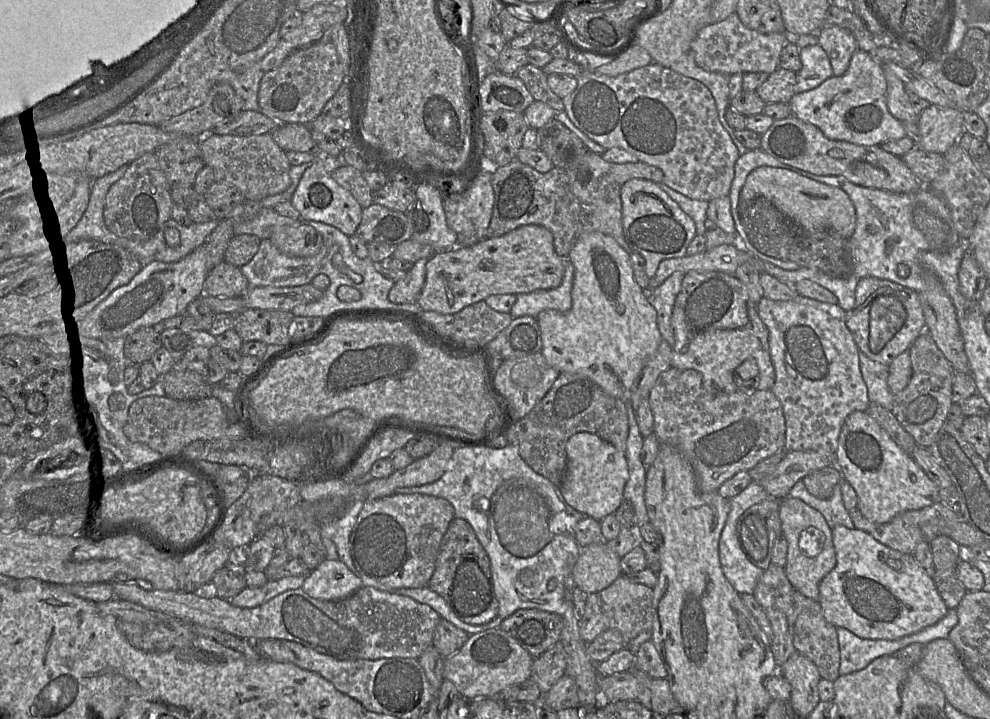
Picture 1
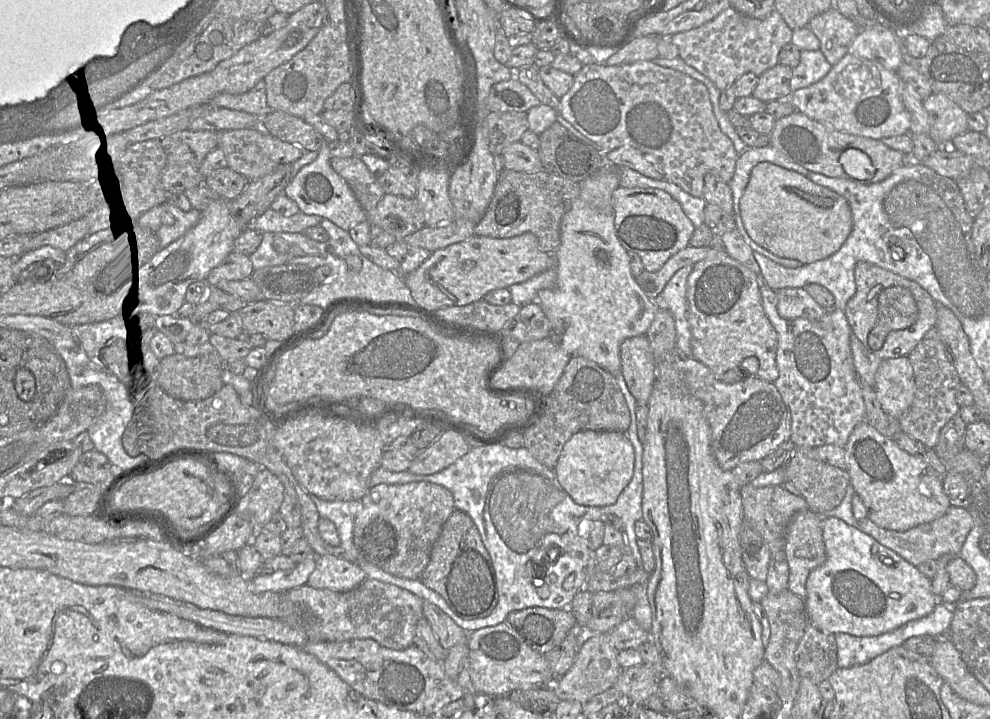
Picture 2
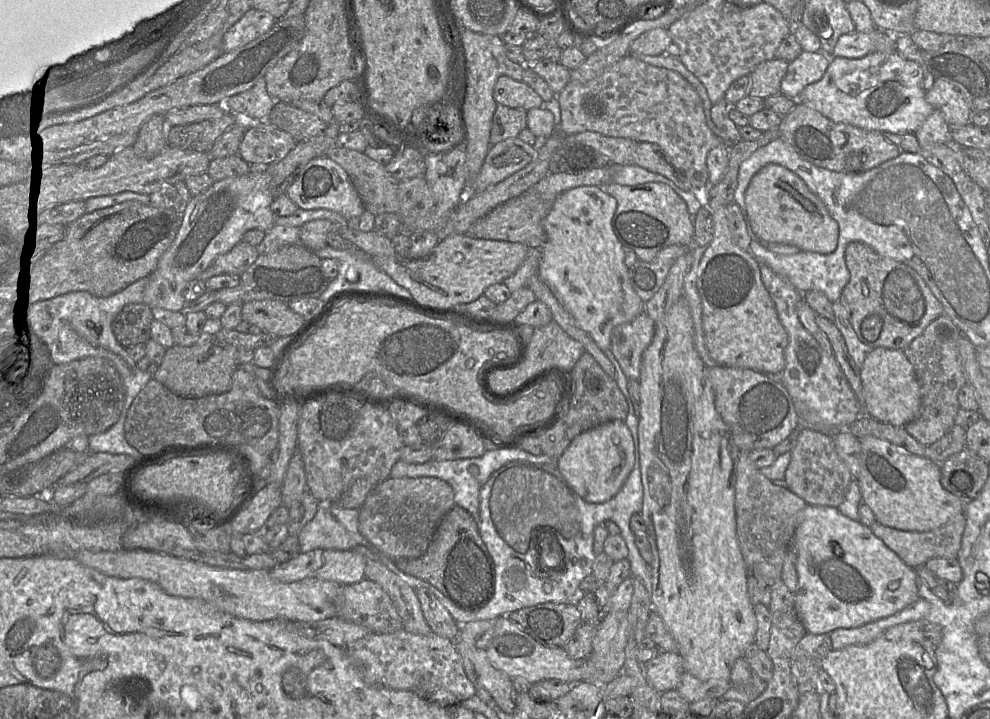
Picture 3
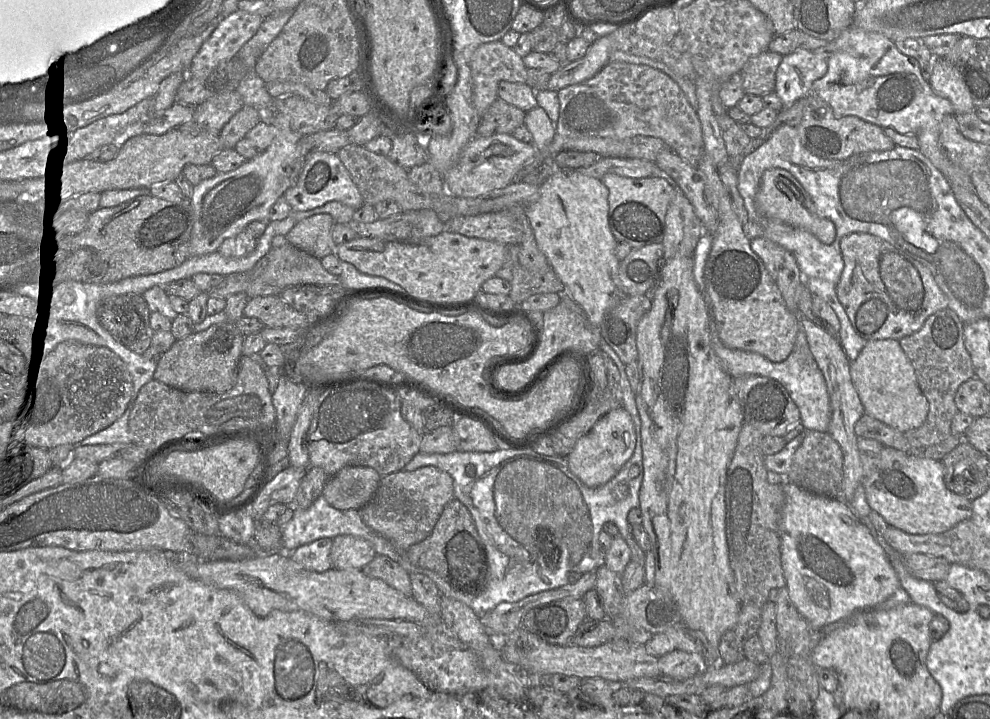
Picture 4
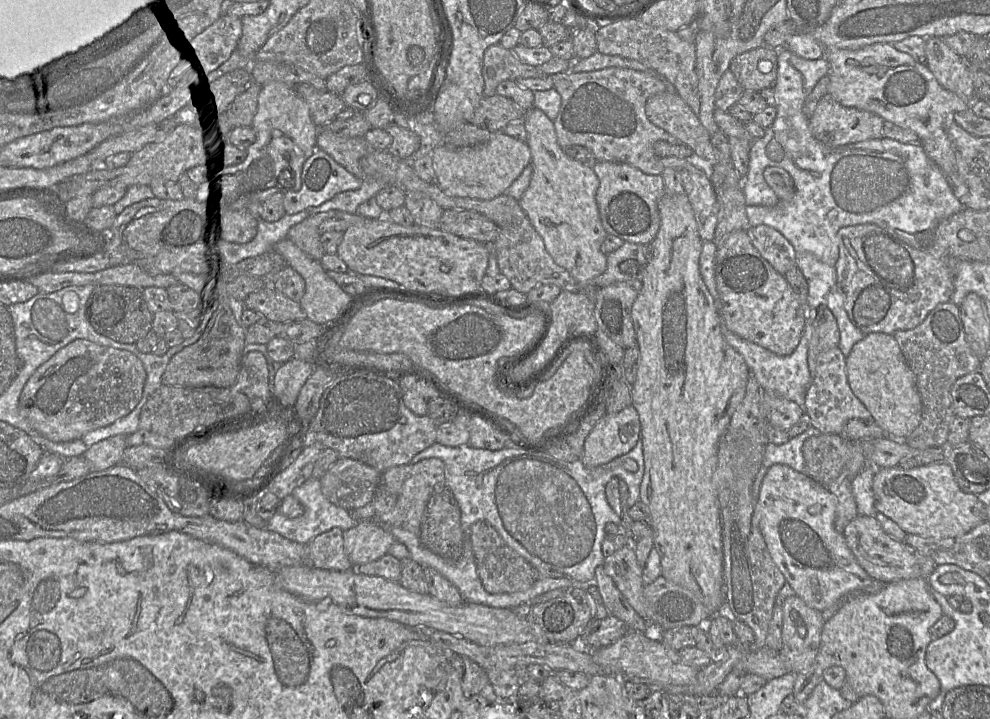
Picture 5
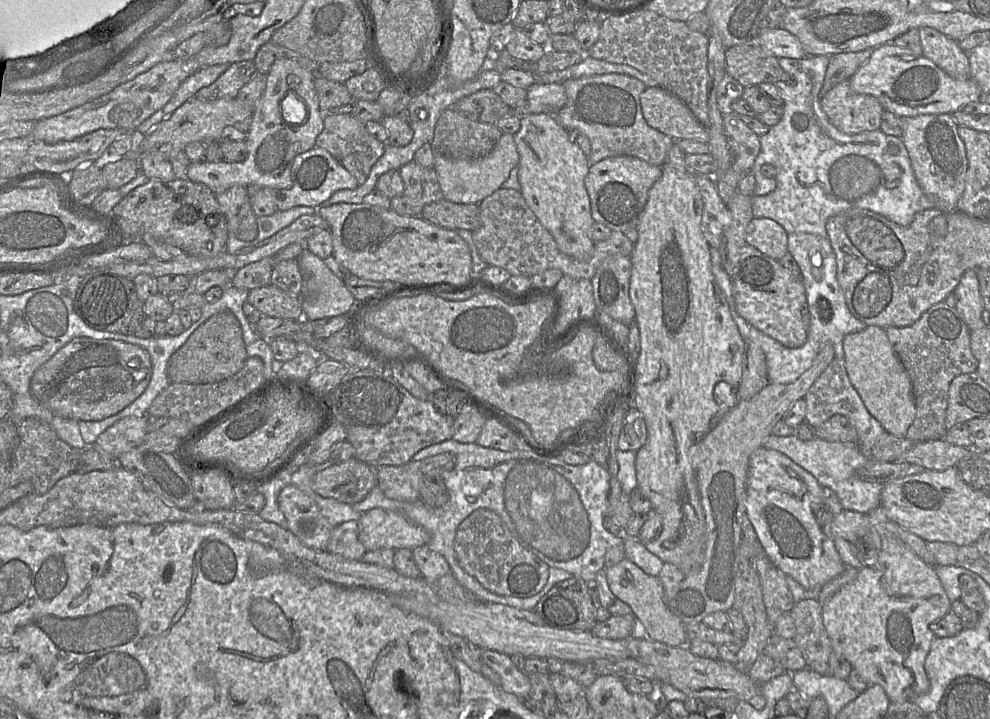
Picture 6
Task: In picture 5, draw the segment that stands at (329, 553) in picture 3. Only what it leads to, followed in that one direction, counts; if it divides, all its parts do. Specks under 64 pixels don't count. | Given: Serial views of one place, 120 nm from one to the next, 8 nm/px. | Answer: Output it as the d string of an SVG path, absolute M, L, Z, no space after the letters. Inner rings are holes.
M361 520L357 526L344 531L343 541L346 555L358 567L387 554L396 539L376 520Z

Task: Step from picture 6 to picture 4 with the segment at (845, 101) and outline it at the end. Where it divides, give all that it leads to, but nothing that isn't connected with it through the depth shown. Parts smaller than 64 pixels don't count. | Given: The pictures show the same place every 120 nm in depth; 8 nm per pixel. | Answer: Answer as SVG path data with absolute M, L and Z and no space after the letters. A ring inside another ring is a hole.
M810 93L807 95L807 103L797 130L803 146L814 155L830 160L846 160L854 155L886 151L895 146L895 143L884 134L882 127L856 116L836 117L826 101Z

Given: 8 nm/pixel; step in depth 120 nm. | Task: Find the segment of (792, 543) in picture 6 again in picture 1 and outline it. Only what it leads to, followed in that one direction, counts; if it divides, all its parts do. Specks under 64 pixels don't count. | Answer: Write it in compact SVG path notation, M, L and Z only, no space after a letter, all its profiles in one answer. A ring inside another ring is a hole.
M842 525L832 528L832 541L836 565L820 582L818 602L825 619L836 628L845 628L863 639L897 640L936 624L947 614L949 609L935 586L931 572L925 570L911 554L903 554L880 543L863 530ZM887 558L901 561L901 569L891 568Z

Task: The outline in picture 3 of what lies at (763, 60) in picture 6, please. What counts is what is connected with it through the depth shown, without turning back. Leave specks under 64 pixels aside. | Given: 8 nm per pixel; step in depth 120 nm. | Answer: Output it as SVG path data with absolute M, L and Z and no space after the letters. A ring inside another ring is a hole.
M774 58L760 63L751 73L748 96L765 99L780 93L780 84L789 62Z

